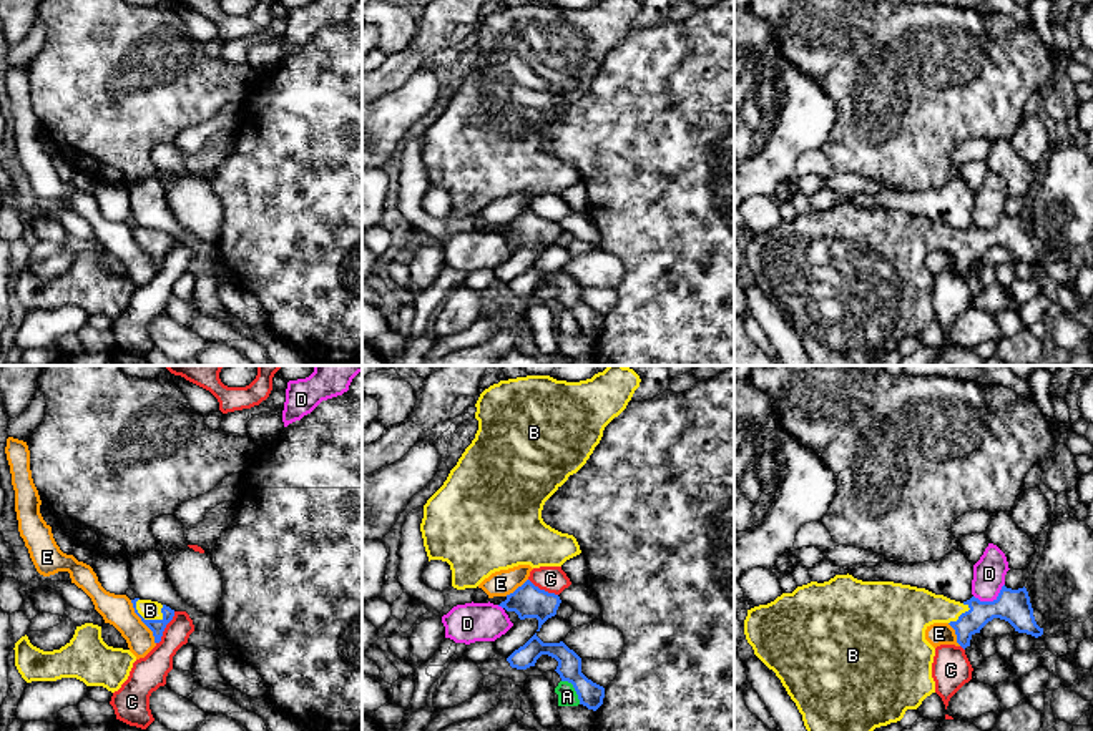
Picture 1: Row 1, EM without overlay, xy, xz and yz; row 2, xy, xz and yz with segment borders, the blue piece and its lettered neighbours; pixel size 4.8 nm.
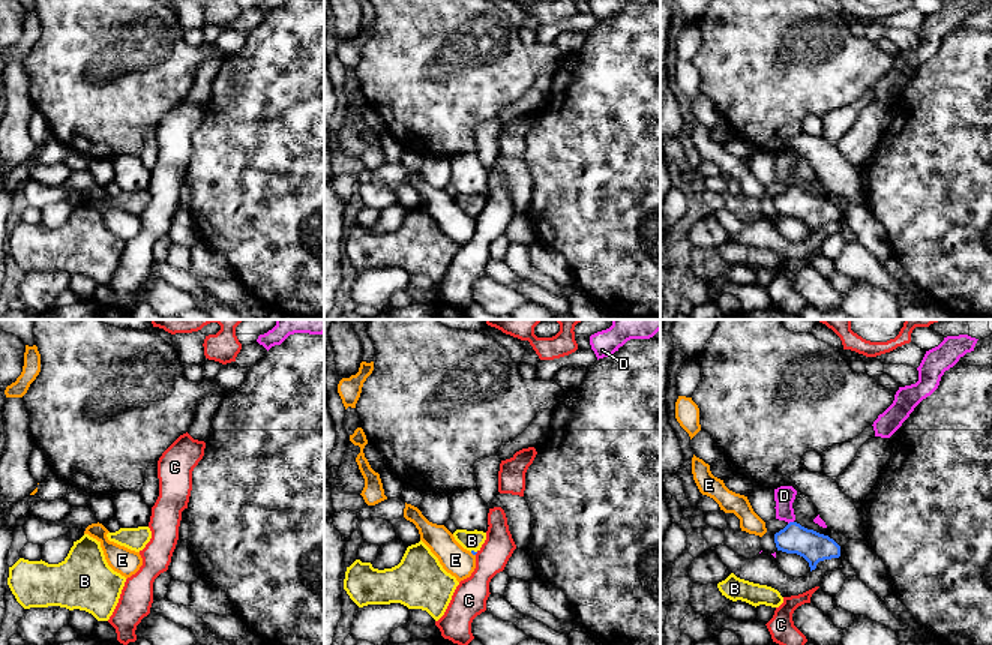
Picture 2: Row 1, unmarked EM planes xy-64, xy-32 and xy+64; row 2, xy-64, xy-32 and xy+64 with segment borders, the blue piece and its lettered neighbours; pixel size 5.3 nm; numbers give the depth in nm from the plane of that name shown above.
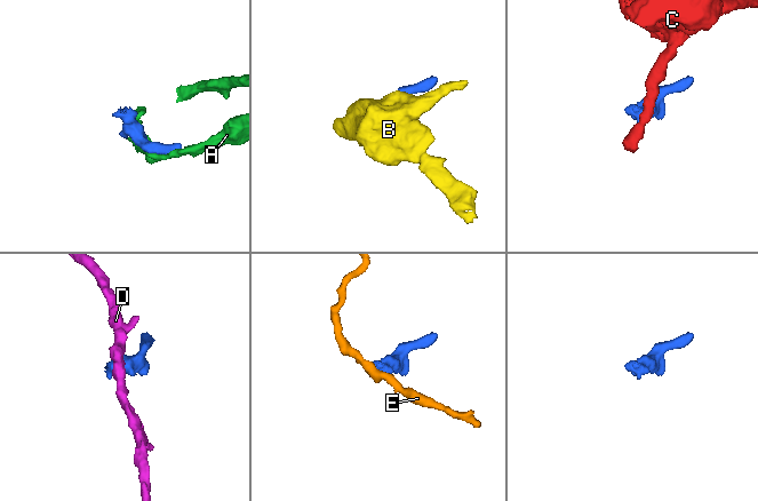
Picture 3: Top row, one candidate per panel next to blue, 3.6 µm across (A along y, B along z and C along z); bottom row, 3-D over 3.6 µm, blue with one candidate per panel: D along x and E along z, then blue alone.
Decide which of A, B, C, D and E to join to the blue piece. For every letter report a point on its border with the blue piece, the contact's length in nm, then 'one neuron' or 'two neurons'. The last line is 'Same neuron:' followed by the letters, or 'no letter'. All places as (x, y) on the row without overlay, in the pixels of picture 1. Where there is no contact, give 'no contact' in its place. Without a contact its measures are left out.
A: xz (575, 318) | 150 nm | two neurons
B: xy (147, 248) | 170 nm | one neuron
C: xy (165, 255) | 180 nm | two neurons
D: yz (990, 230) | 170 nm | two neurons
E: xy (142, 248) | 240 nm | two neurons
Same neuron: B

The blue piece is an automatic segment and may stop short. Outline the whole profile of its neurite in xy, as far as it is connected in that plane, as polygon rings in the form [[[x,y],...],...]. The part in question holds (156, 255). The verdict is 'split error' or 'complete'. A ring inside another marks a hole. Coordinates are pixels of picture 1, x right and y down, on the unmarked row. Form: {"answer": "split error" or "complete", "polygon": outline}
{"answer": "split error", "polygon": [[[131,228],[135,241],[153,259],[154,271],[161,269],[166,253],[173,248],[174,238],[151,228]]]}

